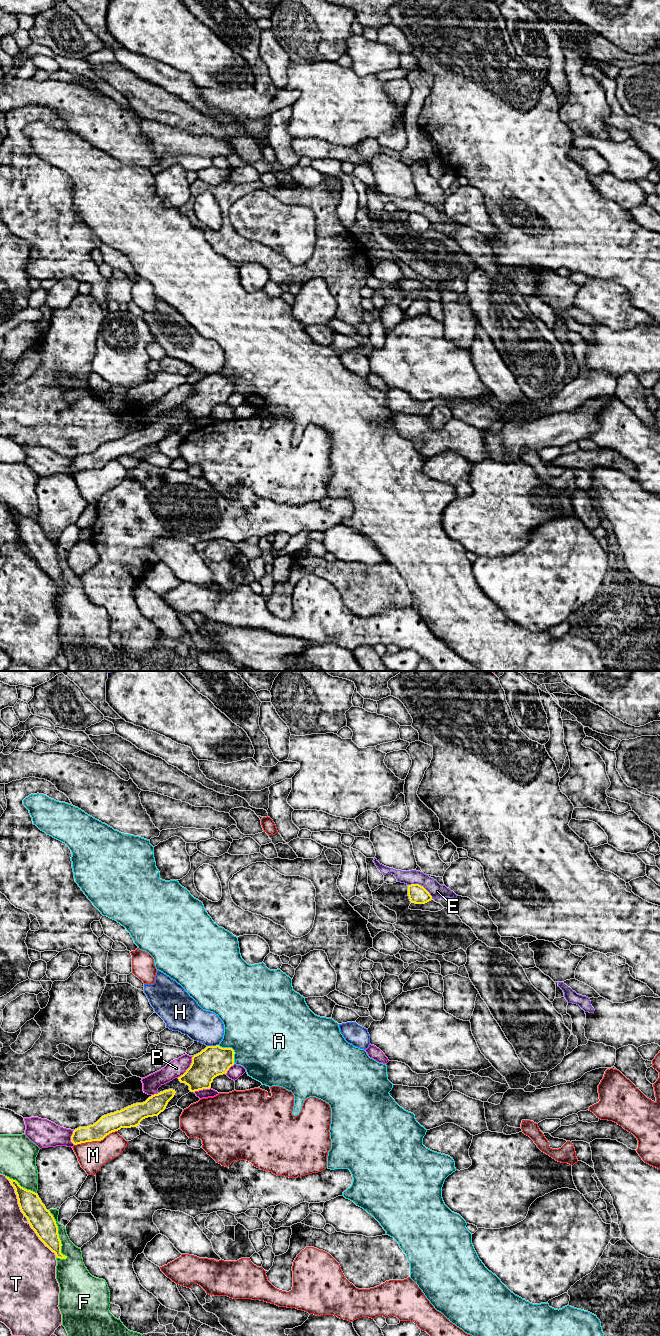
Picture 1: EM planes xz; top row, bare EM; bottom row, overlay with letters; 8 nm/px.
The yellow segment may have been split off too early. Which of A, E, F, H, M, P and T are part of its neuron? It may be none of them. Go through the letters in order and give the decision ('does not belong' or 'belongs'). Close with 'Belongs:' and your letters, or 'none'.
A: does not belong
E: does not belong
F: does not belong
H: does not belong
M: does not belong
P: does not belong
T: does not belong
Belongs: none

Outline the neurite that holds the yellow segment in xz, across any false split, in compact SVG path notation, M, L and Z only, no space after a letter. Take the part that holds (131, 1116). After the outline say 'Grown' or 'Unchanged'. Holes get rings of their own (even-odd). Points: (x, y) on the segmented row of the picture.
M169 1089L149 1097L143 1103L136 1103L120 1111L102 1116L95 1124L79 1127L73 1131L71 1142L74 1145L101 1141L121 1128L136 1127L148 1117L158 1116L174 1097L175 1090Z. Unchanged

